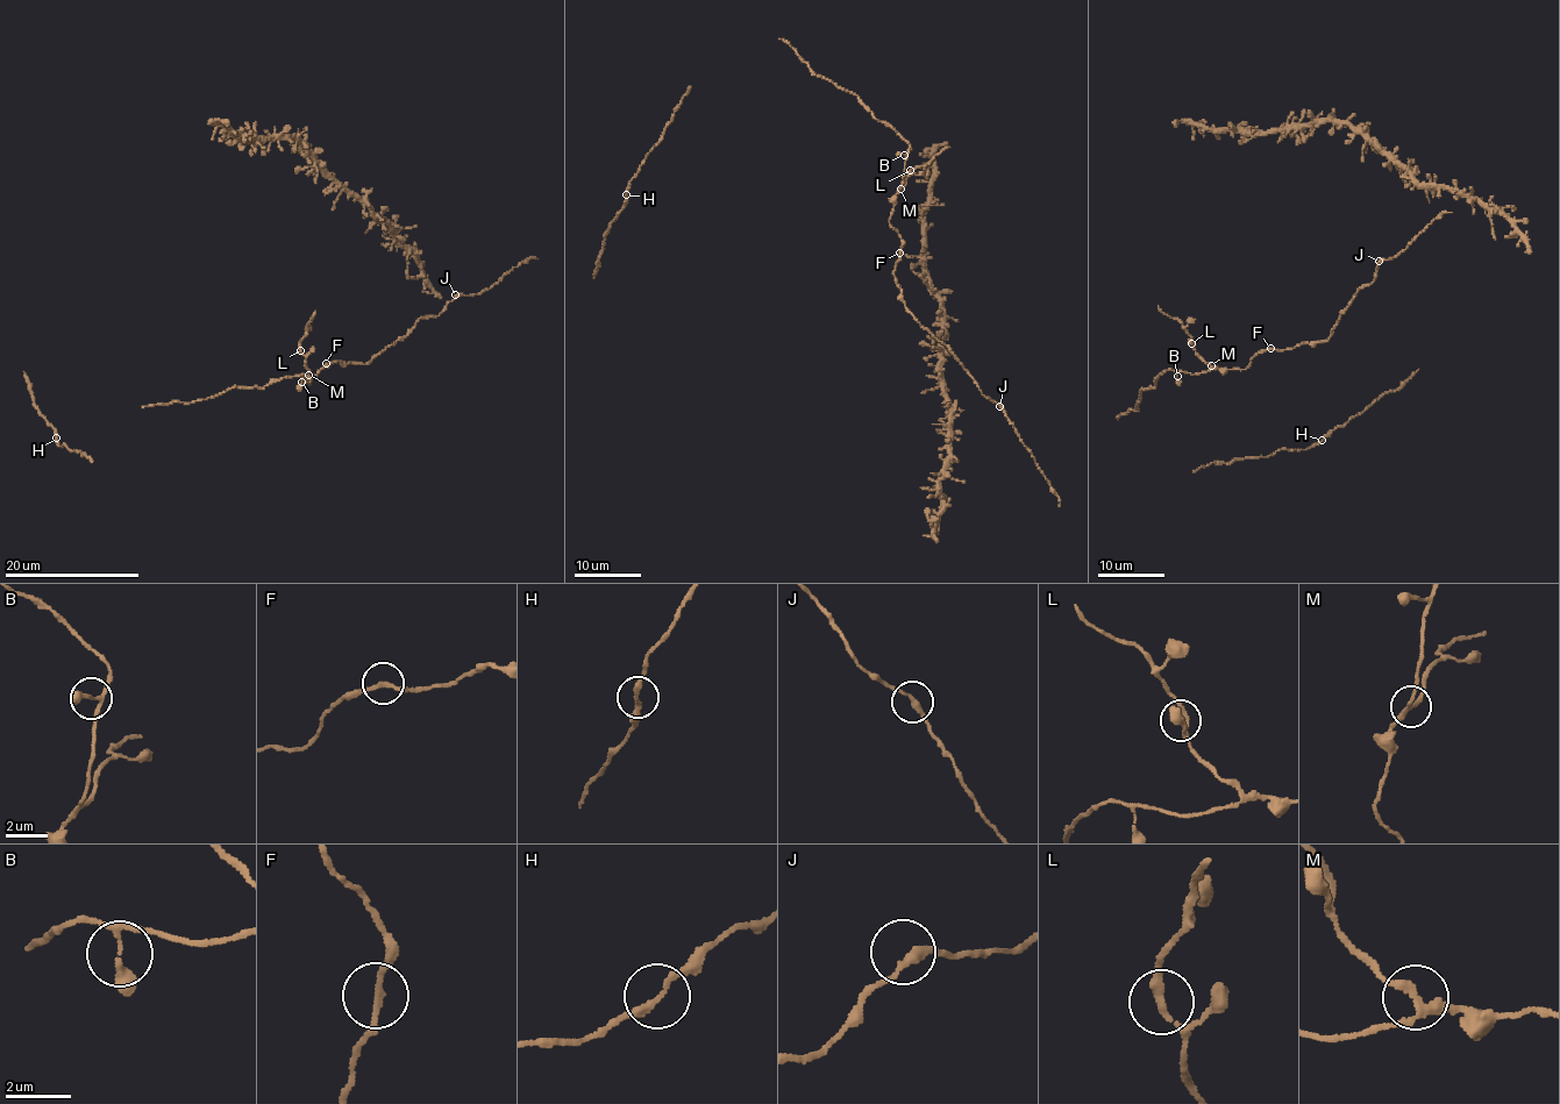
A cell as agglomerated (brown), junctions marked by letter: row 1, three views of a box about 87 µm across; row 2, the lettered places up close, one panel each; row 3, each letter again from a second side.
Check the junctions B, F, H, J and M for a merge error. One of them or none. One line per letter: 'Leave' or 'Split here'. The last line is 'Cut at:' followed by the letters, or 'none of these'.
B: Leave
F: Leave
H: Leave
J: Leave
M: Split here
Cut at: M

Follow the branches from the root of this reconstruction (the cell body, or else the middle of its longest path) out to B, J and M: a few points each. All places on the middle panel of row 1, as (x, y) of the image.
B: (900, 251), (900, 236), (889, 219), (894, 197), (902, 185), (903, 154)
J: (900, 251), (894, 276), (906, 310), (949, 348), (982, 393), (999, 406)
M: (900, 251), (900, 236), (889, 219), (894, 197), (900, 189)

